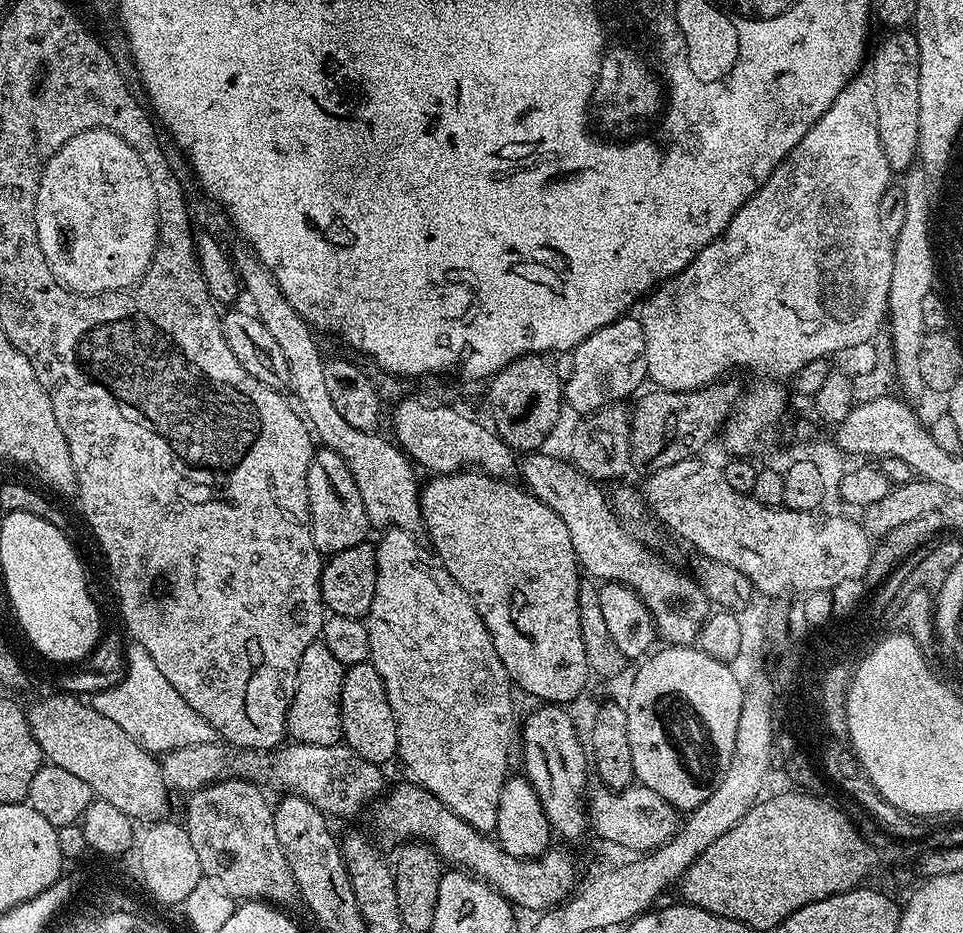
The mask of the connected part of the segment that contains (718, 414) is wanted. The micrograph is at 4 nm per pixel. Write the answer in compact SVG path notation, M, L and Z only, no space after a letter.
M721 378L705 388L695 388L689 392L645 391L635 401L636 408L634 404L631 409L633 461L637 465L645 464L646 469L652 470L699 457L700 451L715 436L717 439L728 417L742 400L740 384L732 379Z

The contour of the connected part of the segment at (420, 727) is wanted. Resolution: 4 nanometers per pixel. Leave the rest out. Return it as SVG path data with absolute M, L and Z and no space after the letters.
M391 527L383 533L380 544L375 545L376 549L376 585L374 586L374 602L370 602L370 610L366 617L368 626L368 651L370 663L378 670L378 674L384 683L384 689L390 702L390 710L396 719L396 747L398 749L398 760L404 763L404 768L409 772L411 779L419 784L430 794L437 796L446 807L458 818L462 818L474 830L485 834L492 834L496 831L498 822L498 798L502 794L504 781L510 775L508 769L508 751L512 748L512 692L514 685L506 666L502 666L502 658L498 658L498 650L494 650L492 636L486 630L478 610L470 602L466 590L454 582L447 570L435 563L423 564L420 561L420 544L413 533L401 528Z

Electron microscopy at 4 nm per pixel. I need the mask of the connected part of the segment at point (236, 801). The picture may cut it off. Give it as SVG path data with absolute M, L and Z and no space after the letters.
M216 780L187 797L188 809L184 812L182 824L187 828L191 845L198 854L203 879L217 884L237 902L259 900L288 910L291 909L292 903L297 903L300 891L294 882L294 874L290 874L286 854L282 854L282 846L278 846L278 833L274 830L274 814L270 800L268 804L263 794L265 795L261 785L253 784L250 780Z

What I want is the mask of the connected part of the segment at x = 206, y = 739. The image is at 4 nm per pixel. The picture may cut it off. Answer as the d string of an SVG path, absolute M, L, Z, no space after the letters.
M129 643L126 648L126 667L122 675L108 689L95 692L90 696L90 703L98 714L111 718L117 726L122 726L138 746L150 753L163 754L173 752L182 746L198 746L211 744L217 739L216 731L190 706L186 706L186 698L166 682L162 670L154 666L154 658L146 654L141 644Z

